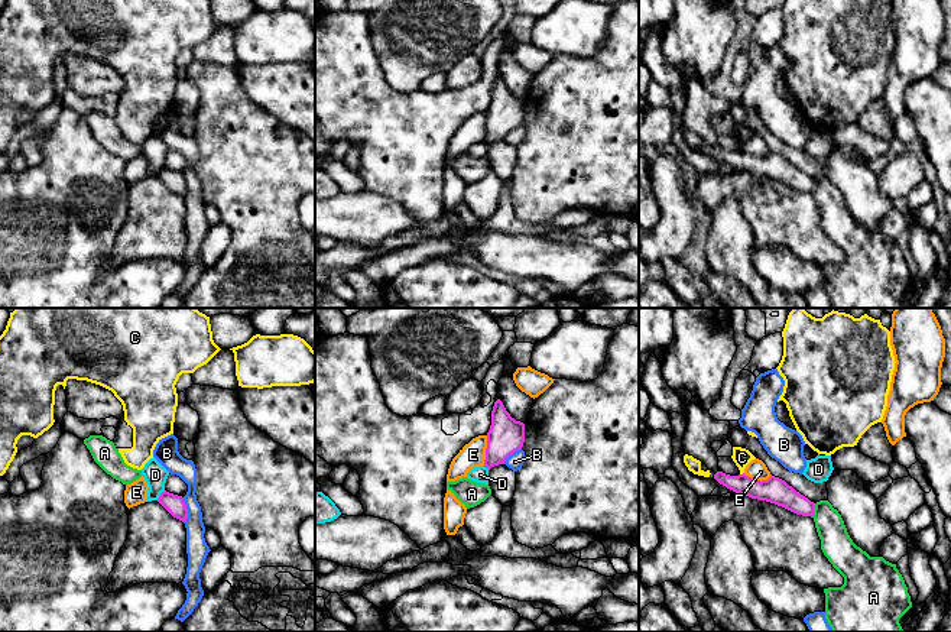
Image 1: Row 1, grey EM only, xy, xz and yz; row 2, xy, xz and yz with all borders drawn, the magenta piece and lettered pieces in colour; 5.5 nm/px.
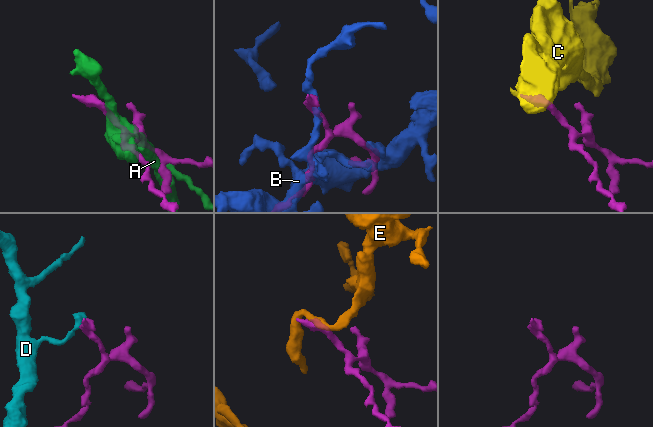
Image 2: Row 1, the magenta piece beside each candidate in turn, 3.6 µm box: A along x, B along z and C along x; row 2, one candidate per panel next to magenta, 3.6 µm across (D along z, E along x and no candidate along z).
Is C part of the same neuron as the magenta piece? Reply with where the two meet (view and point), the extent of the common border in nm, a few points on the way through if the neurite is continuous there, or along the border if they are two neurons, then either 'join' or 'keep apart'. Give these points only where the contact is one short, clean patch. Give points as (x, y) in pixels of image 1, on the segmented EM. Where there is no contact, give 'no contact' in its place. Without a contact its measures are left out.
meets magenta in yz at (743, 473); contact 30 nm long; border along yz (743, 472), (740, 475); keep apart

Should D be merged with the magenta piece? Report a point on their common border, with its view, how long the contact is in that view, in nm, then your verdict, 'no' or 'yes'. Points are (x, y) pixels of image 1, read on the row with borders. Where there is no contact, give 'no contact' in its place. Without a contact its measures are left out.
meets magenta in xy at (161, 495); contact 80 nm long; no

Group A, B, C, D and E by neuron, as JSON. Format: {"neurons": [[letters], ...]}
{"neurons": [["A"], ["B"], ["C"], ["D"], ["E"]]}

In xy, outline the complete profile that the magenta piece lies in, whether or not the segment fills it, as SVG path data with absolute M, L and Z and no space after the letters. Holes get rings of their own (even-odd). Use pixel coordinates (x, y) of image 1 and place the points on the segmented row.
M162 492L158 502L176 519L185 522L188 518L188 509L182 496Z

